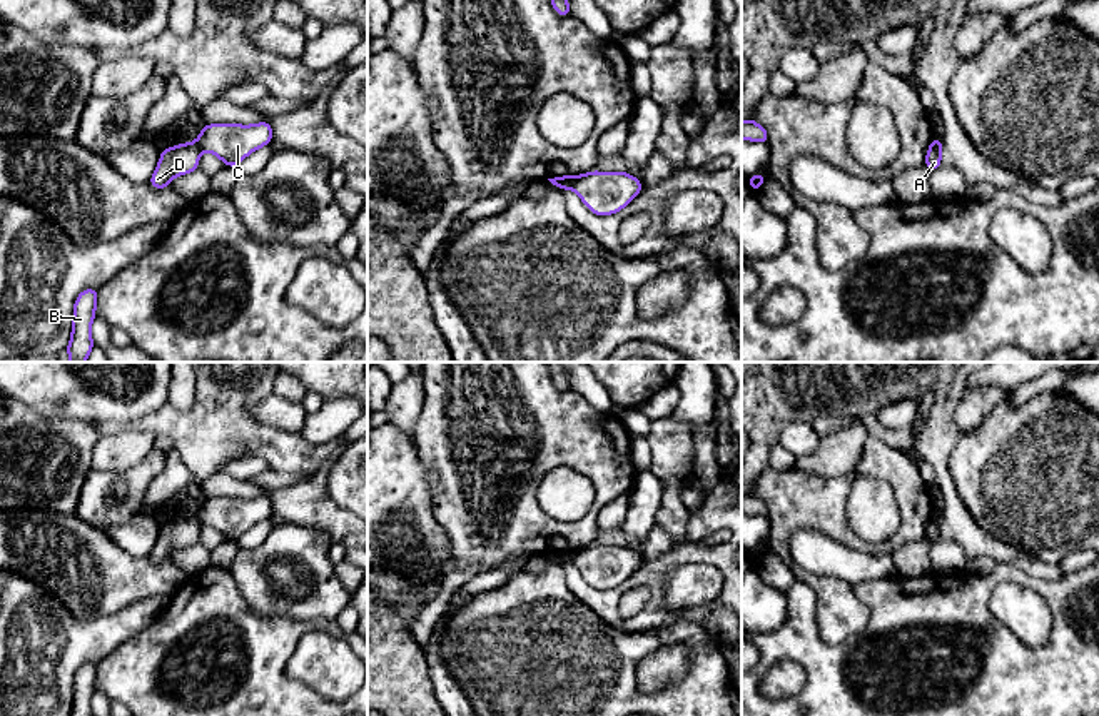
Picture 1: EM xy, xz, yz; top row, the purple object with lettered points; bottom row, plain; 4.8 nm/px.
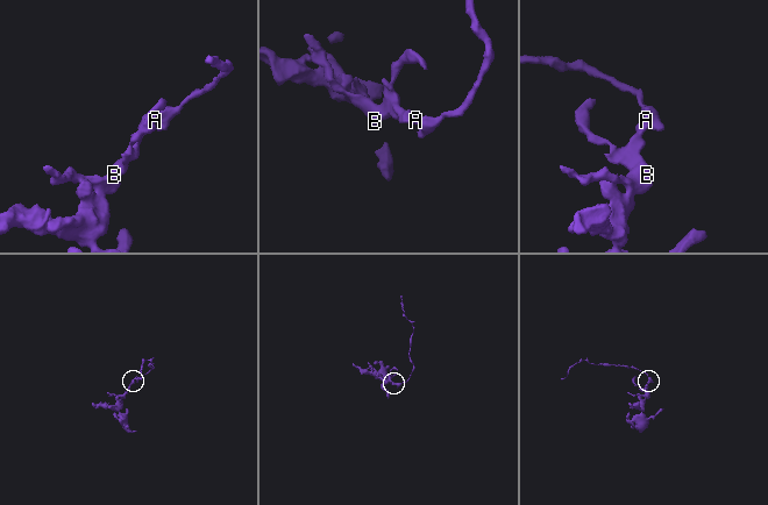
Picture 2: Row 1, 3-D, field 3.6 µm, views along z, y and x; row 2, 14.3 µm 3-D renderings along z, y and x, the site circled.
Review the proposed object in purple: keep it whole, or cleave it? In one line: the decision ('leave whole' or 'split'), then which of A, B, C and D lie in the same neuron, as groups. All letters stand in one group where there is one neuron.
split | A B D / C

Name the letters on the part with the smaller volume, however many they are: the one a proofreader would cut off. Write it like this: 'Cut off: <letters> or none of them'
Cut off: C

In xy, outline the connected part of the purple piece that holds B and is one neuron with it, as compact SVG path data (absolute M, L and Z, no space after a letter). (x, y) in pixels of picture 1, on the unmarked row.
M85 663L73 678L73 698L70 716L94 716L90 699L95 693L99 663Z

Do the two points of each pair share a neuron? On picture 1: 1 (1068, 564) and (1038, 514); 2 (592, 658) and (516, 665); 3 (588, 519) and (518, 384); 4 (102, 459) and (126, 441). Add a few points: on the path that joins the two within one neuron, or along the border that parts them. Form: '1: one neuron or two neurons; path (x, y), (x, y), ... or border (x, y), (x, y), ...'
1: two neurons; border (1081, 548), (1069, 553), (1058, 564)
2: one neuron; path (573, 658), (540, 658), (535, 661)
3: one neuron; path (602, 486), (602, 468), (552, 418)
4: one neuron; path (107, 456), (121, 446)

